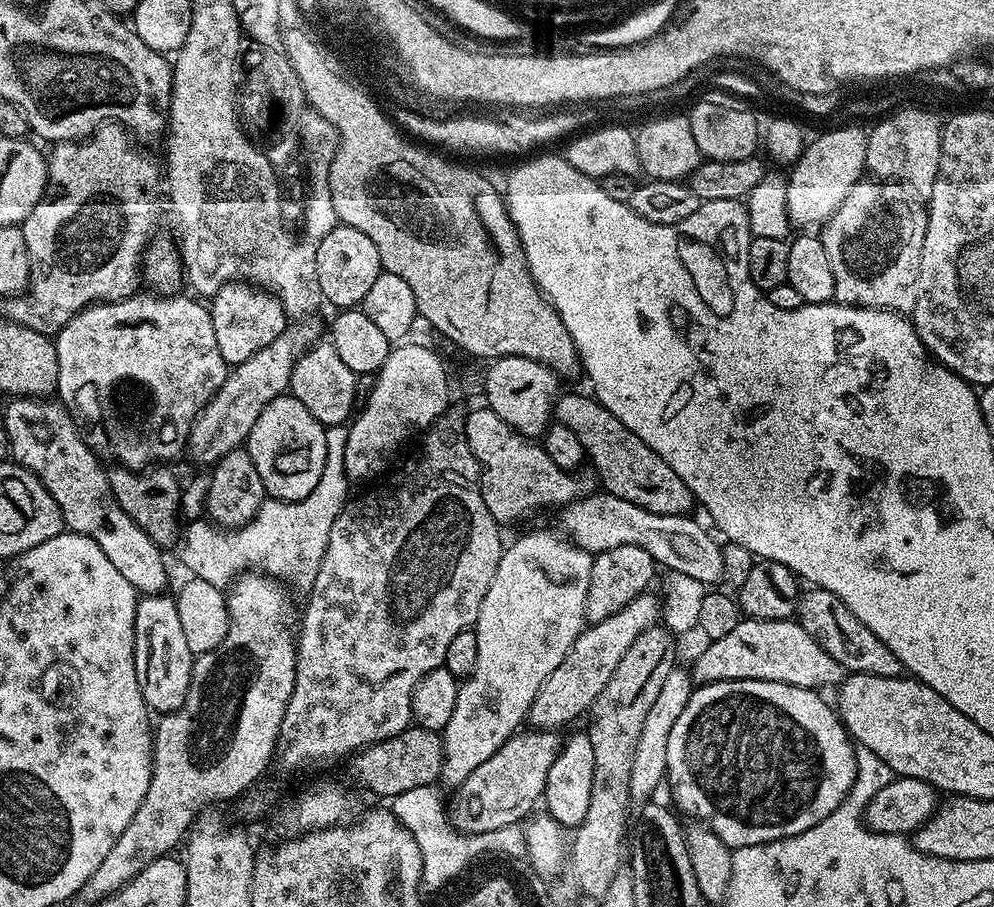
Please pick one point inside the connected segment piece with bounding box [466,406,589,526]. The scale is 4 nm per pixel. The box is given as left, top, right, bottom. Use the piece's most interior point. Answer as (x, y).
(517, 478)

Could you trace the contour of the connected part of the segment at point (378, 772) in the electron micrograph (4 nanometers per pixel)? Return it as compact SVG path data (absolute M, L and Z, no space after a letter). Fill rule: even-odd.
M410 726L394 738L386 738L353 752L347 764L349 774L362 787L369 788L376 796L393 798L414 787L433 786L440 780L444 765L444 742L441 733Z

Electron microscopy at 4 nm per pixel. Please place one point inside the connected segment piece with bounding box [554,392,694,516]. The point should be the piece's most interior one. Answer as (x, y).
(628, 468)

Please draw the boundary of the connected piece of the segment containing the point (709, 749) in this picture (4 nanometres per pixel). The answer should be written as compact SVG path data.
M735 680L734 682L718 682L697 687L686 702L686 710L674 722L674 730L670 730L670 742L666 746L667 787L672 787L672 796L676 799L675 807L681 813L689 812L699 823L707 824L733 850L742 846L765 844L771 840L781 840L787 836L802 834L802 830L810 830L826 814L830 814L848 797L852 783L856 777L856 748L848 734L844 721L840 719L837 709L831 704L822 702L819 691L810 688L799 688L782 682L762 682L761 680Z

